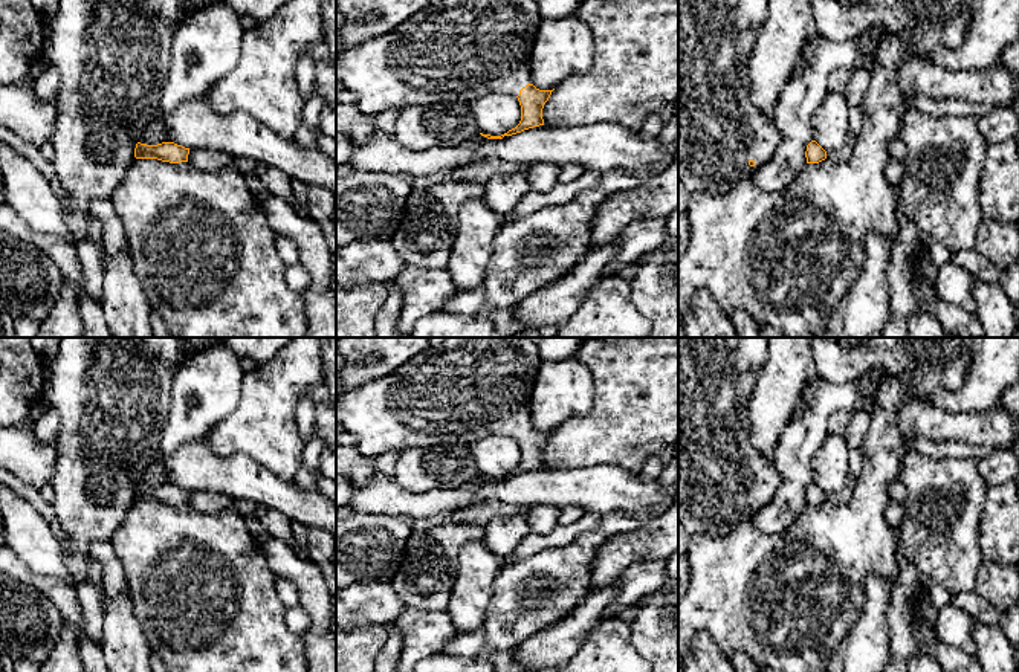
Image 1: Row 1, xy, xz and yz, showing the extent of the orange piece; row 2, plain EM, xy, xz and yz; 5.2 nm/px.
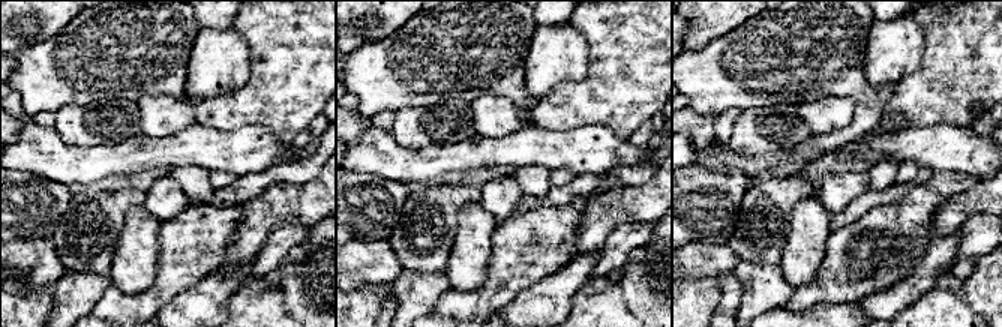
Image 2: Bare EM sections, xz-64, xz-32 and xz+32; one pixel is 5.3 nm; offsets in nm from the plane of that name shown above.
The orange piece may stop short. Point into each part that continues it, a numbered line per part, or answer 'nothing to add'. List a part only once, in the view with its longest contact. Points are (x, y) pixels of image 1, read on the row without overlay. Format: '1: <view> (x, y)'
1: yz (720, 472)

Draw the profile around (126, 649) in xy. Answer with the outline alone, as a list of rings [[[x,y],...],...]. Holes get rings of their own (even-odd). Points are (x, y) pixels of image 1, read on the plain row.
[[[128,588],[118,599],[107,600],[99,646],[110,672],[151,672],[151,648],[144,635],[141,623],[134,617]]]

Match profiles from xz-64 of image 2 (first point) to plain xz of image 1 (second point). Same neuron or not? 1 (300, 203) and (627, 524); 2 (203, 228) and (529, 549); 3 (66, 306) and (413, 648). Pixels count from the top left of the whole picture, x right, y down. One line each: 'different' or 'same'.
1: different
2: different
3: same

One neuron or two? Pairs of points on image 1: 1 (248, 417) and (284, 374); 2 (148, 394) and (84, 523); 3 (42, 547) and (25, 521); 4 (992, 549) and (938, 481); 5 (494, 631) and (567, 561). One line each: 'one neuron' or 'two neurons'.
1: one neuron
2: one neuron
3: one neuron
4: two neurons
5: one neuron

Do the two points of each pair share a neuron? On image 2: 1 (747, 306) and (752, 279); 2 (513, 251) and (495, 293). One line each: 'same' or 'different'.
1: same
2: same

